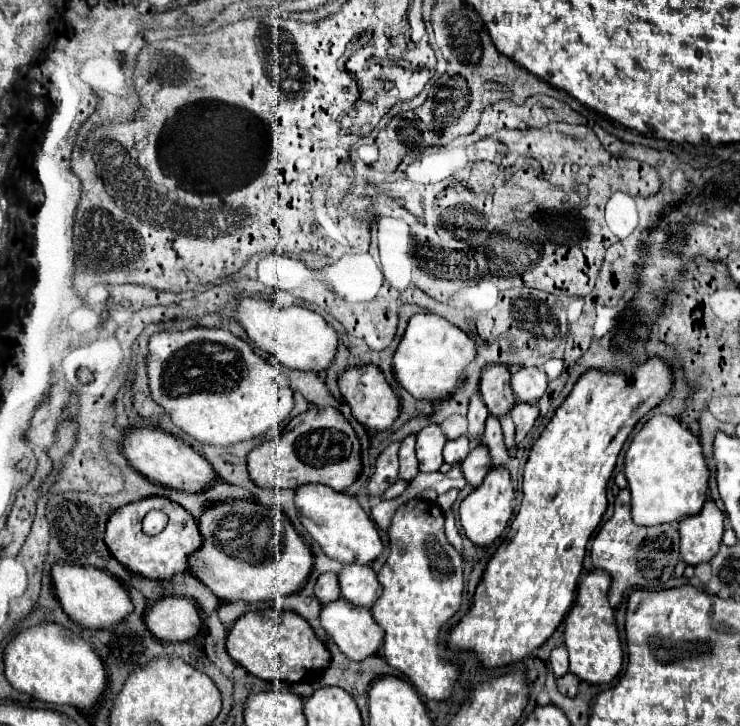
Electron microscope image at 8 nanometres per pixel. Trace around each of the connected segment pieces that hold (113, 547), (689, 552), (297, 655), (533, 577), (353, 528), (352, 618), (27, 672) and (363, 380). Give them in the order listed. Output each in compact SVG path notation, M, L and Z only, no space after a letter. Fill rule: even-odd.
M144 498L140 502L132 502L120 512L114 512L106 524L106 544L108 550L124 568L128 568L134 574L140 574L150 580L170 580L176 574L188 572L190 564L188 558L202 546L202 536L198 530L198 524L190 512L186 512L180 504L168 500L168 498ZM150 510L162 510L168 516L166 528L156 534L148 536L142 532L142 518Z
M708 500L700 514L686 516L680 520L680 554L690 566L710 562L718 552L724 532L724 514L718 506Z
M274 610L244 614L230 628L226 648L234 662L262 680L300 682L310 670L326 670L330 664L330 652L314 634L312 626L296 612L286 610L282 610L280 614Z
M658 356L648 358L628 372L602 372L598 368L588 368L578 378L572 392L564 398L540 438L530 448L530 456L524 466L524 498L520 512L514 518L508 536L488 562L470 612L450 632L450 650L474 652L486 668L494 668L530 656L532 650L542 646L554 634L556 626L572 608L586 556L586 544L608 508L606 488L616 466L616 458L636 422L670 396L672 384L674 374L668 362Z
M306 484L296 490L296 510L310 536L322 546L324 554L342 564L372 564L384 550L370 516L362 510L356 498L344 492L336 492L324 484Z
M334 600L322 606L320 622L334 638L342 654L350 660L364 660L374 656L384 638L384 630L374 622L368 608L352 606L344 600Z
M54 622L20 632L4 652L4 670L12 688L50 704L90 710L106 690L106 670L96 652L82 638Z
M358 366L358 368L348 368L340 380L338 380L340 392L344 400L350 404L354 418L366 426L368 430L386 430L392 426L392 422L400 414L400 398L394 394L390 384L386 382L382 370L378 366Z

